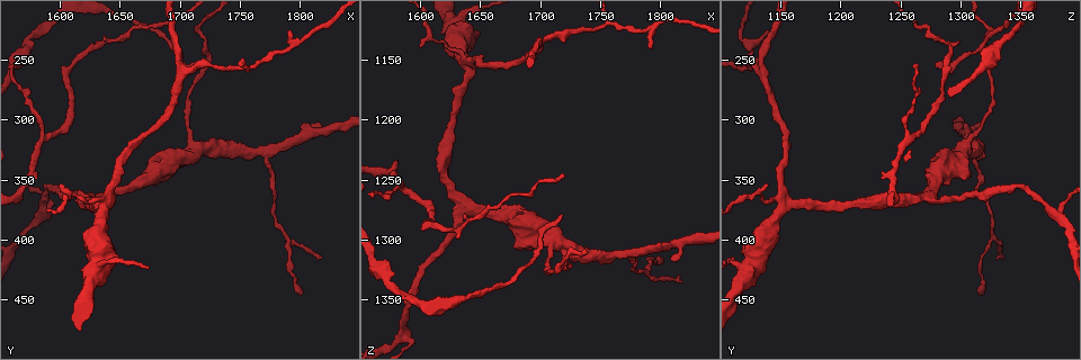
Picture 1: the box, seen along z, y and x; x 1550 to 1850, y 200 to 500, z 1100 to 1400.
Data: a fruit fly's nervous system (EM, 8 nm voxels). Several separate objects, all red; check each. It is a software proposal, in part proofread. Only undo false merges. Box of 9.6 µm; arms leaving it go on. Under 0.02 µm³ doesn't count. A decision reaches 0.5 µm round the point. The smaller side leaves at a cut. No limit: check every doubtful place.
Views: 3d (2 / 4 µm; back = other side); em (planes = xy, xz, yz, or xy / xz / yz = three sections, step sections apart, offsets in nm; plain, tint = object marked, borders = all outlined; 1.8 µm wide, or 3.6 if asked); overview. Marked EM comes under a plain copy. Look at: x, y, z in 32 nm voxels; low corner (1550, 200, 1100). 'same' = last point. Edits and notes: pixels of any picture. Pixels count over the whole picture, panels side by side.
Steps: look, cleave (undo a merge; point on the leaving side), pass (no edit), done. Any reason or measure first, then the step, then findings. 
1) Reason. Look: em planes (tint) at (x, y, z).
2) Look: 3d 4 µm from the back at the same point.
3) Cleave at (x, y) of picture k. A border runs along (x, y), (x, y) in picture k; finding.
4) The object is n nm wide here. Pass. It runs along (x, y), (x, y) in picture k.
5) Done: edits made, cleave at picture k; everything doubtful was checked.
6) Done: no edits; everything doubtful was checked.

Thick turns thin. Look: em 3.6 µm planes (tint) at (1678, 344, 1286).

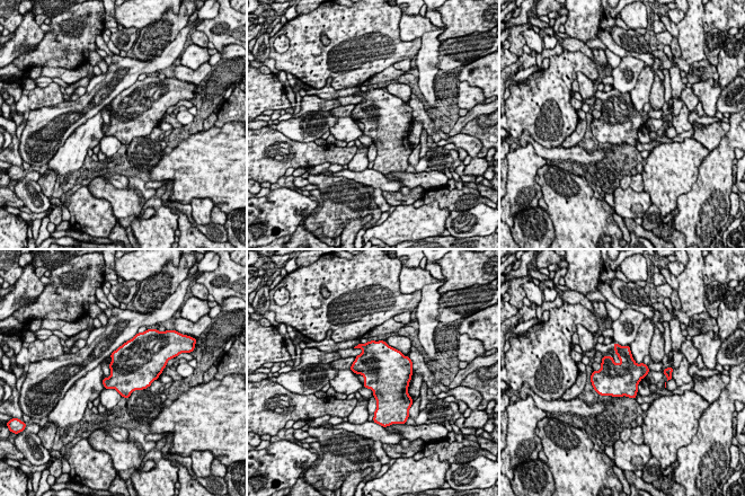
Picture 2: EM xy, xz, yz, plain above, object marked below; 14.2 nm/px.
The object is 600 nm wide here. Pass. One cell here.

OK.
Look: em planes (tint) at (1714, 324, 1298).

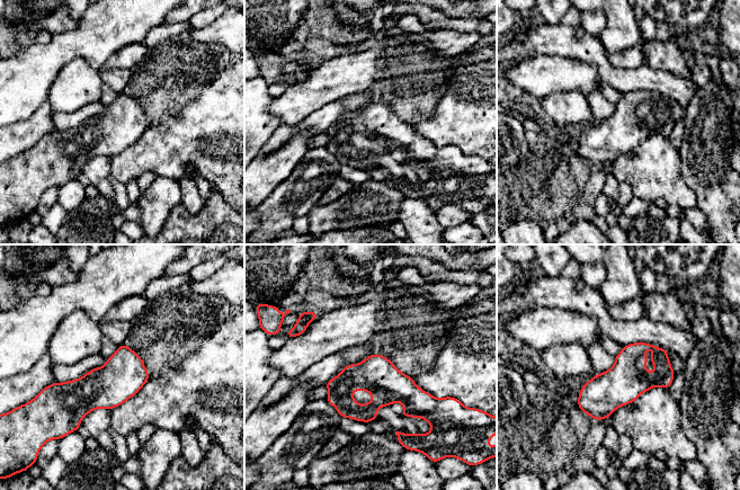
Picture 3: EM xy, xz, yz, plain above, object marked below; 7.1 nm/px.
Pass. It runs along (329, 384), (385, 383), (428, 406) in picture 3; one cell here.

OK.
Two arms in line, one across. Look: em 3.6 µm xz step 16 (tint) at (1628, 432, 1120).

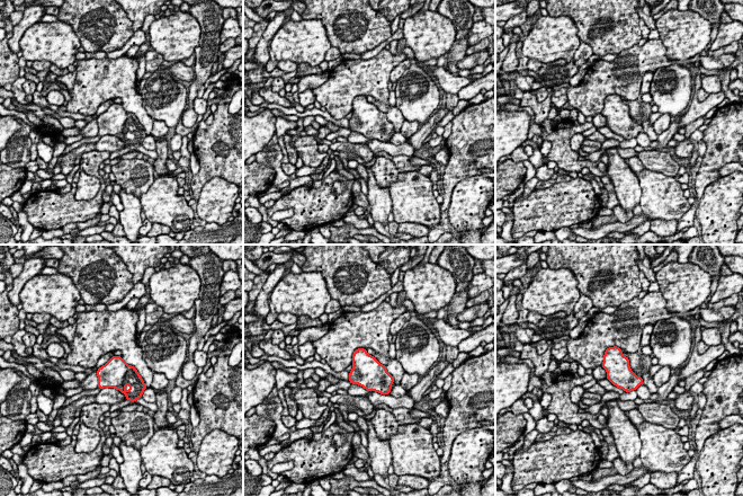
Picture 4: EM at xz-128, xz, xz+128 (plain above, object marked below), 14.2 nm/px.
Look: em 3.6 µm planes (tint) at the same point.

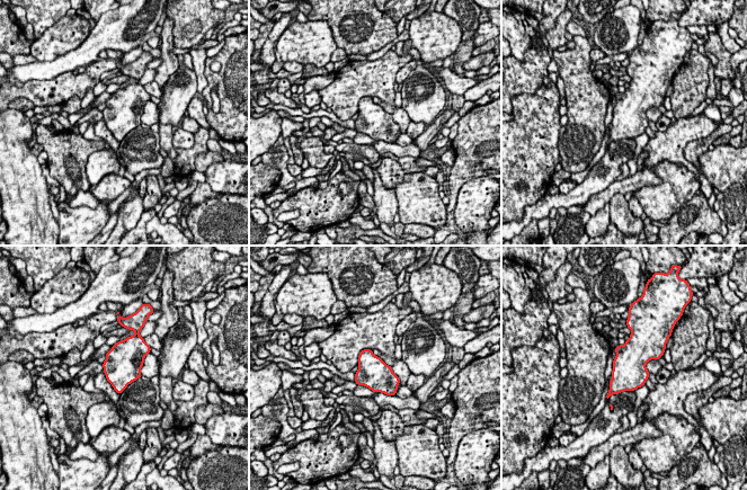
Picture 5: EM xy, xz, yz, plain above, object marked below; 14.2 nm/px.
Pass. All the same cell.

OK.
Four arms meet. Look: em xy step 16 (tint) at (1640, 372, 1152).

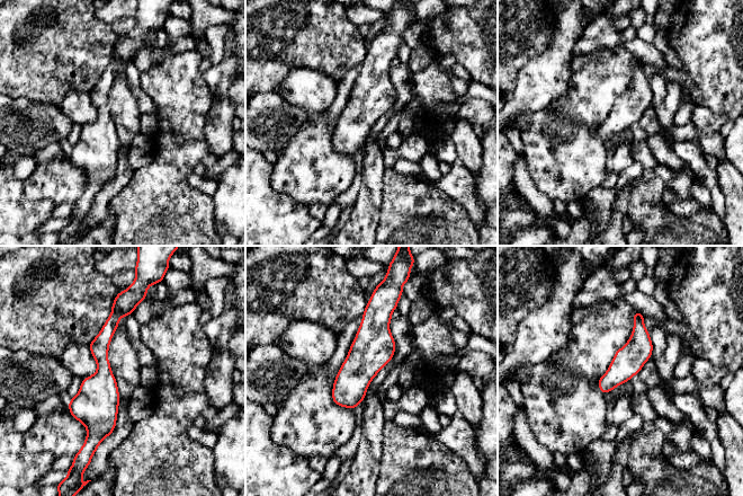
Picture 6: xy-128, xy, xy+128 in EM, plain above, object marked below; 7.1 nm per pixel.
Cut it another way. Look: em planes (borders) at the same point.

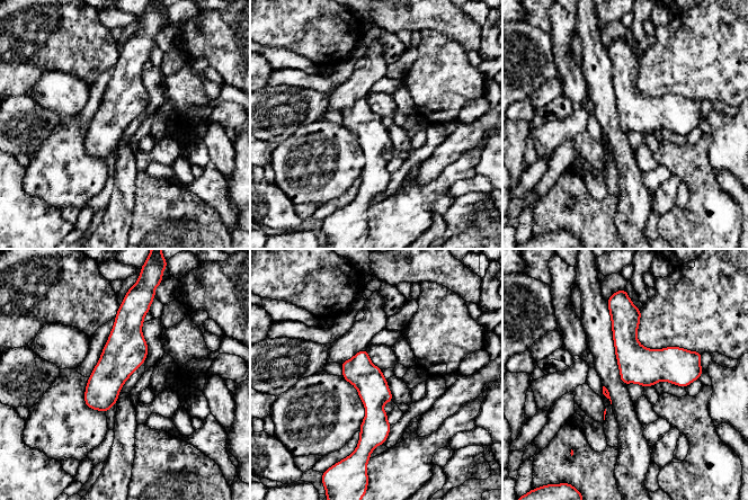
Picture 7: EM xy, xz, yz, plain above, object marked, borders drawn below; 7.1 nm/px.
Pass. It runs along (623, 307), (651, 365), (696, 375) in picture 7; one cell here.

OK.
Done: no edits; everything doubtful was checked.

